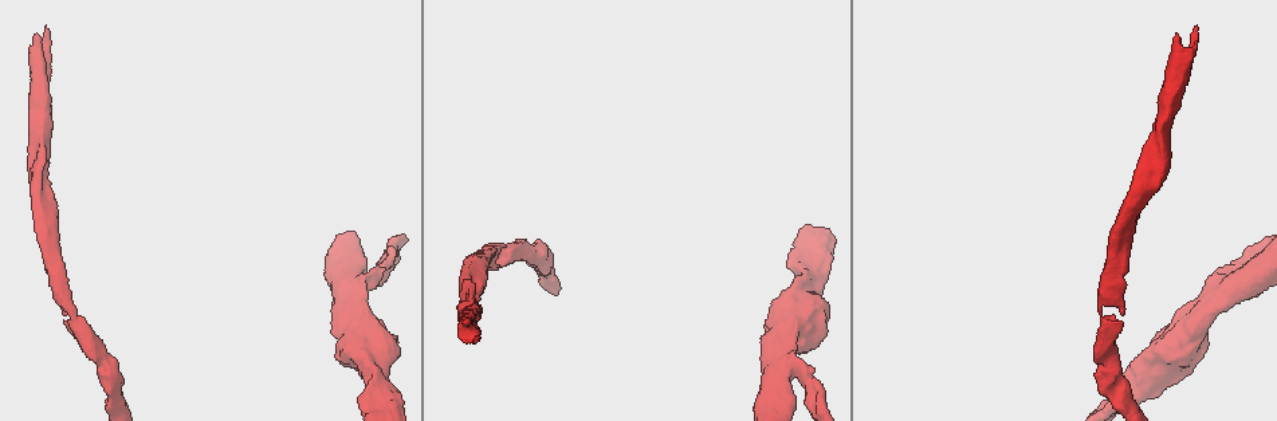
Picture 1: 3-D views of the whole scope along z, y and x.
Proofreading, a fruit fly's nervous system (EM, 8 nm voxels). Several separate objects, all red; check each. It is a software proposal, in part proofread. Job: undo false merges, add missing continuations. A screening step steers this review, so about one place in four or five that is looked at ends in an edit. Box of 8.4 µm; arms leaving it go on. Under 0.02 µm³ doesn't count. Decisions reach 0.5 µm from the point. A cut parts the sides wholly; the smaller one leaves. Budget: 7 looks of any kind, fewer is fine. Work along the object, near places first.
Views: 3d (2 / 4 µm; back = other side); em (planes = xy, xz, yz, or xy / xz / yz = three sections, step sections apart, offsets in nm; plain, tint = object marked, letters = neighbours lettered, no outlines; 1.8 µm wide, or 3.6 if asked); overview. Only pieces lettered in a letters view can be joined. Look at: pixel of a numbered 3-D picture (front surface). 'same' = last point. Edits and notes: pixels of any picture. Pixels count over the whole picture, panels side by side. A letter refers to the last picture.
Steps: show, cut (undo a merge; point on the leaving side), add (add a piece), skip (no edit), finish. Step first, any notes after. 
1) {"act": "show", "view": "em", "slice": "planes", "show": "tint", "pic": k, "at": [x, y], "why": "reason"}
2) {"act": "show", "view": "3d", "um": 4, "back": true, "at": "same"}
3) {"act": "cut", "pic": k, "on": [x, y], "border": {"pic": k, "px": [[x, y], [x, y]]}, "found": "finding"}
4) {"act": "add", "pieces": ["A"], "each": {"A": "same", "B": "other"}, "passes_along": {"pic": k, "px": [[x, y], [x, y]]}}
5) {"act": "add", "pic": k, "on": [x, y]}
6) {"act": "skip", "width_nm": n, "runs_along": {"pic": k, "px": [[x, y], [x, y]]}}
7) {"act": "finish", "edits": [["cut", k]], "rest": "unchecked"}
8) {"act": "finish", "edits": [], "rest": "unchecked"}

{"act": "show", "view": "em", "um": 3.6, "slice": "xz", "step": 4, "show": "plain", "pic": 1, "at": [769, 370], "why": "two arms in line, one across"}

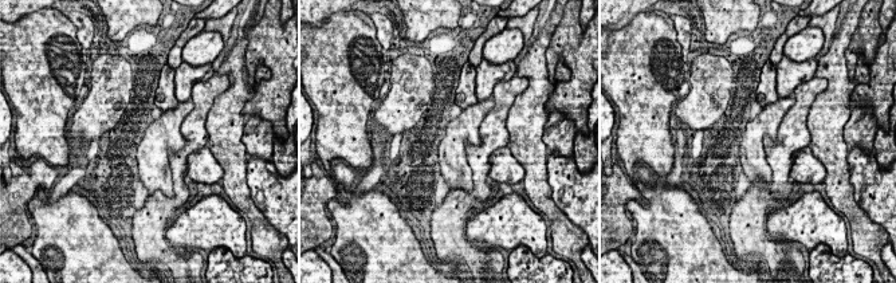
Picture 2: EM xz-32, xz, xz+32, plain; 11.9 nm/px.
{"act": "show", "view": "em", "um": 3.6, "slice": "xz", "step": 4, "show": "tint", "at": "same", "why": "where the object lies"}

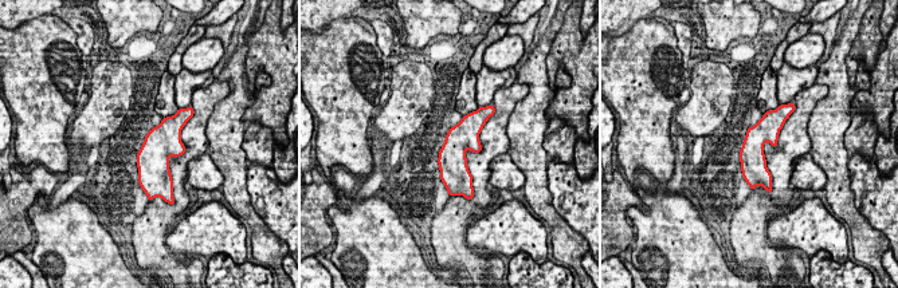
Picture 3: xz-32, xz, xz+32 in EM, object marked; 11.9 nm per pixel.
{"act": "show", "view": "em", "um": 3.6, "slice": "xz", "step": 4, "show": "letters", "at": "same"}

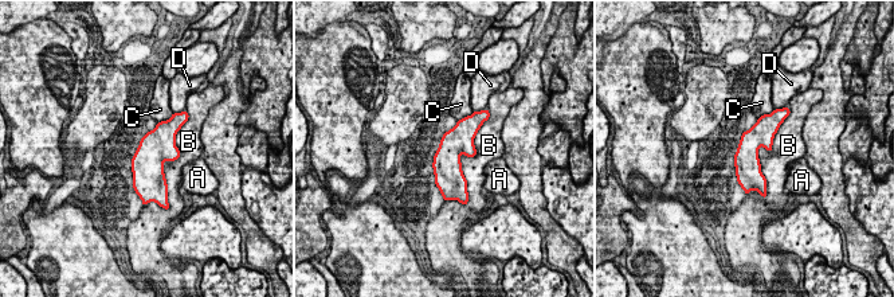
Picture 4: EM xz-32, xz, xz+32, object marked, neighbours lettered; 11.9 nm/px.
{"act": "skip", "each": {"A": "other", "B": "other", "C": "other", "D": "other"}, "runs_along": {"pic": 4, "px": [[765, 118], [751, 143], [757, 187]]}, "found": "one neuron here"}

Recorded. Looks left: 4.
{"act": "show", "view": "3d", "um": 4, "pic": 1, "at": [811, 271], "why": "arms part here"}

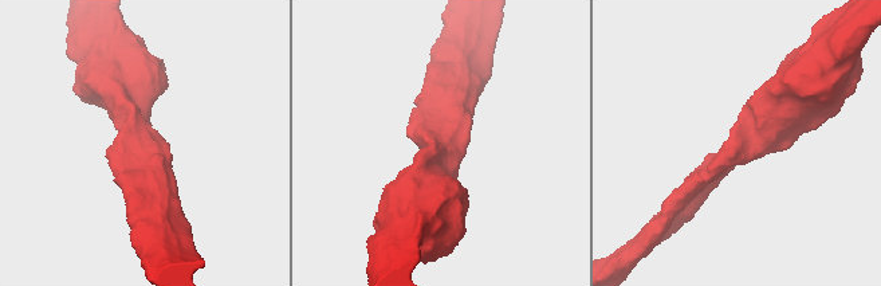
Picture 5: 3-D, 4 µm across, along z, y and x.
{"act": "show", "view": "em", "slice": "planes", "show": "letters", "pic": 5, "at": [143, 143]}

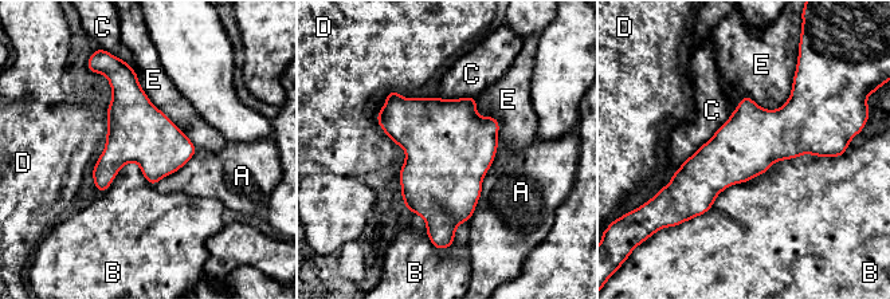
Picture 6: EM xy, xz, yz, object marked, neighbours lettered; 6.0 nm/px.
{"act": "skip", "width_nm": 360, "longest_contact_nm": ["B", 1000], "each": {"A": "other", "B": "other", "C": "other", "D": "other", "E": "other"}, "found": "one neuron here"}

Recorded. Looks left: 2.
{"act": "finish", "edits": [], "rest": "unchecked"}

